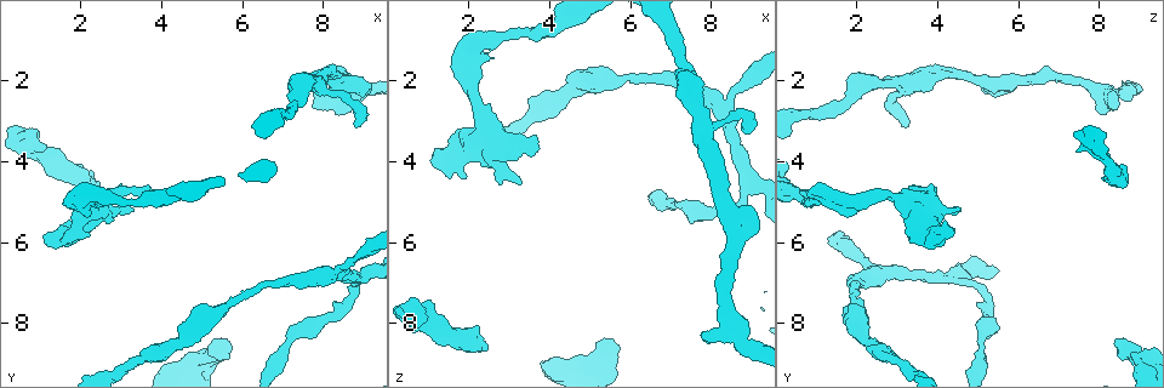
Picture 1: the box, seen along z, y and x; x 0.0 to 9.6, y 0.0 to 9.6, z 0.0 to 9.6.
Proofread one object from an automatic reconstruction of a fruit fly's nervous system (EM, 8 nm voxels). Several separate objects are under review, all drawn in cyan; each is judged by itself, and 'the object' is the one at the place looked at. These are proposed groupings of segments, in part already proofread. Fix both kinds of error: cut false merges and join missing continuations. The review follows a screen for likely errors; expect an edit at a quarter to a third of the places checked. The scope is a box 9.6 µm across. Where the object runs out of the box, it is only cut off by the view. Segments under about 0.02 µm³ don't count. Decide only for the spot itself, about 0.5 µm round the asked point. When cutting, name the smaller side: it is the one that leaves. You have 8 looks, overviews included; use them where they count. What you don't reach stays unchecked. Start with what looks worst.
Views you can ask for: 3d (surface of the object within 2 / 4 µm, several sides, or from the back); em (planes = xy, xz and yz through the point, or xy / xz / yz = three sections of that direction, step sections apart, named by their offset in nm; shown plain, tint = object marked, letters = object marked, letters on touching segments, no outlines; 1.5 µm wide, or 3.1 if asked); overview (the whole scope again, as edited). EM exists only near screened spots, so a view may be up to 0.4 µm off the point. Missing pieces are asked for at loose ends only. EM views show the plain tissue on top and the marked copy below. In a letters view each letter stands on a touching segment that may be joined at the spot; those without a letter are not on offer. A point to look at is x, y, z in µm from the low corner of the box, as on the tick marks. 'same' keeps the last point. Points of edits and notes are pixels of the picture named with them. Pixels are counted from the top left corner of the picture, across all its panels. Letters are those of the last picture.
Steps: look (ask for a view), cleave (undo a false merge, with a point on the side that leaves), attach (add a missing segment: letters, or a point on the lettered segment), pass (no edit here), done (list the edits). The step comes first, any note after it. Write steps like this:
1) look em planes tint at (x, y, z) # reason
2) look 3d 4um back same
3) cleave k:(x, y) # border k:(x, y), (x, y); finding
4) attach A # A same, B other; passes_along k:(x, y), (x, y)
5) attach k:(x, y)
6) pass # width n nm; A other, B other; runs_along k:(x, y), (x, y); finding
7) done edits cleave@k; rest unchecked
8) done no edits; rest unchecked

look 3d 2um at (4.10, 9.20, 9.10) # closes a loop

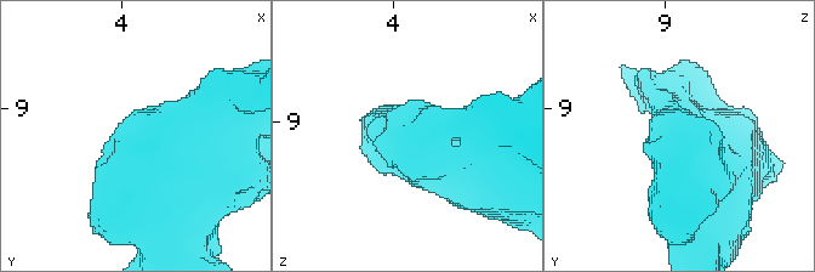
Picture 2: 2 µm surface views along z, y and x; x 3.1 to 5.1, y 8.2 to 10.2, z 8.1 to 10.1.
look em xy step 4 tint at (4.16, 9.14, 9.14)

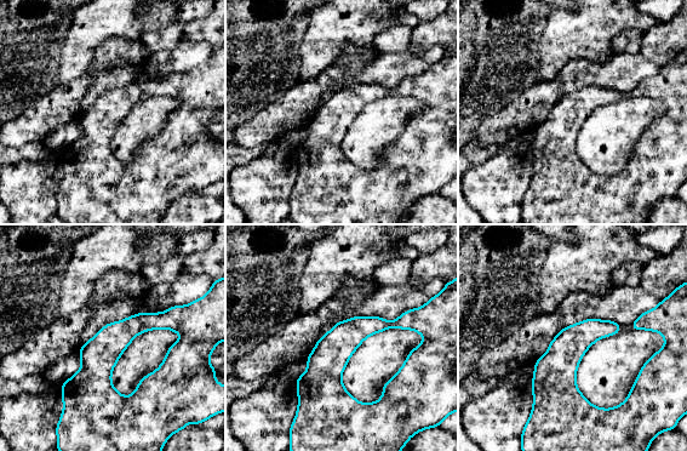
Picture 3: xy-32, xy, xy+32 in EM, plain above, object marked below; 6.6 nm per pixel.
look em planes letters same

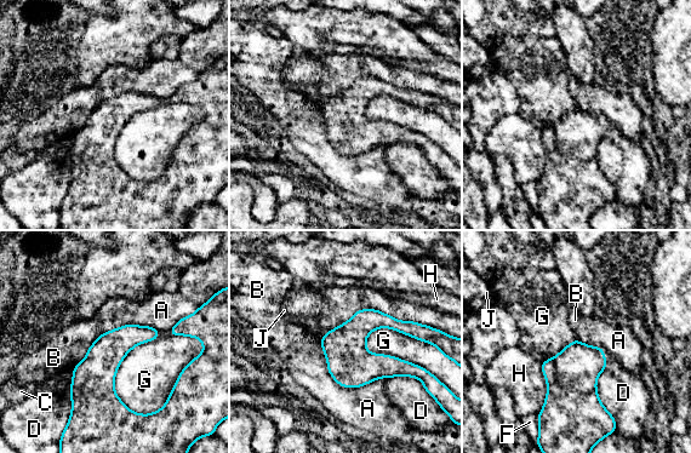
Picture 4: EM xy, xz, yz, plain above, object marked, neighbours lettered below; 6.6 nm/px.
pass # width 240 nm; A other, B other, C other, D other, F other, G other, H other, J other; one neuron here

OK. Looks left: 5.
look 3d 2um at (7.80, 2.65, 8.20)

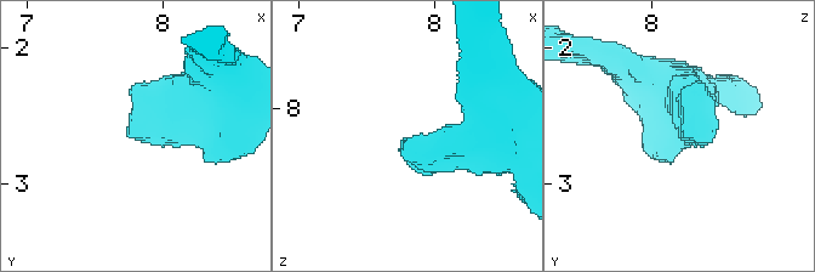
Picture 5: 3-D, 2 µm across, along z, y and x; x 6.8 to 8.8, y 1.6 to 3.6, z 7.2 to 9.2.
look em planes letters at (7.76, 2.60, 8.22)

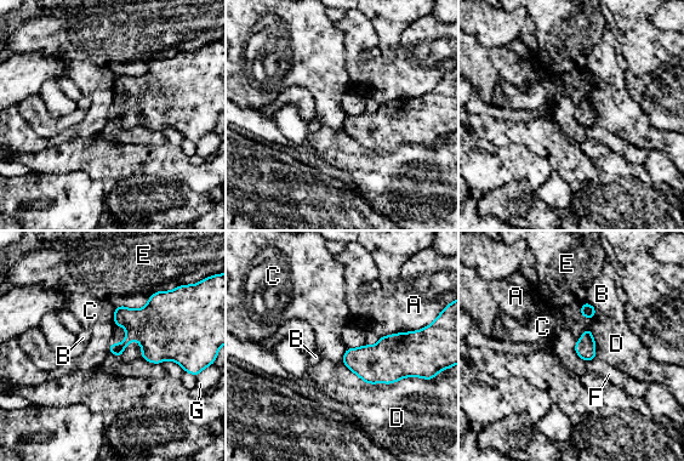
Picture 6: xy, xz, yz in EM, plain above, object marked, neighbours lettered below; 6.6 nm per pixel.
pass # A other, B other, C other, D other, E other, F other, G other; border 6:(581, 303), (581, 314), (590, 319); none of them fits

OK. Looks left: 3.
look em planes letters at (7.90, 2.00, 3.15) # sharp bend

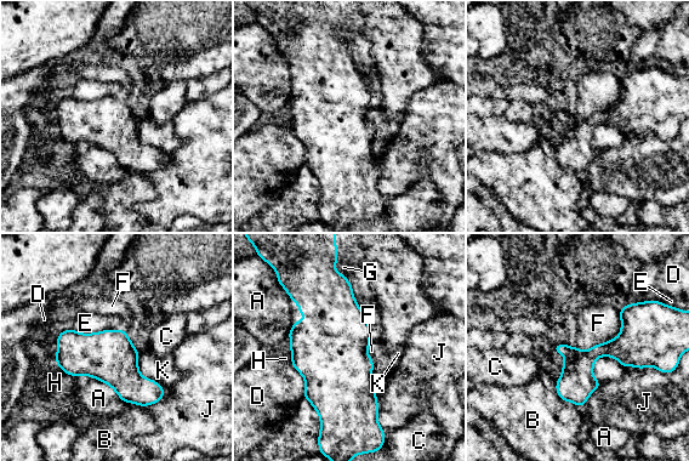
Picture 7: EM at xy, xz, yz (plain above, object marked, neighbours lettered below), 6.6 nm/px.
pass # A other, B other, C other, D other, E other, F other, G other, H other, J other, K other; border 7:(620, 313), (618, 335), (579, 349); one neuron here

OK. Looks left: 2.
done no edits; rest unchecked

